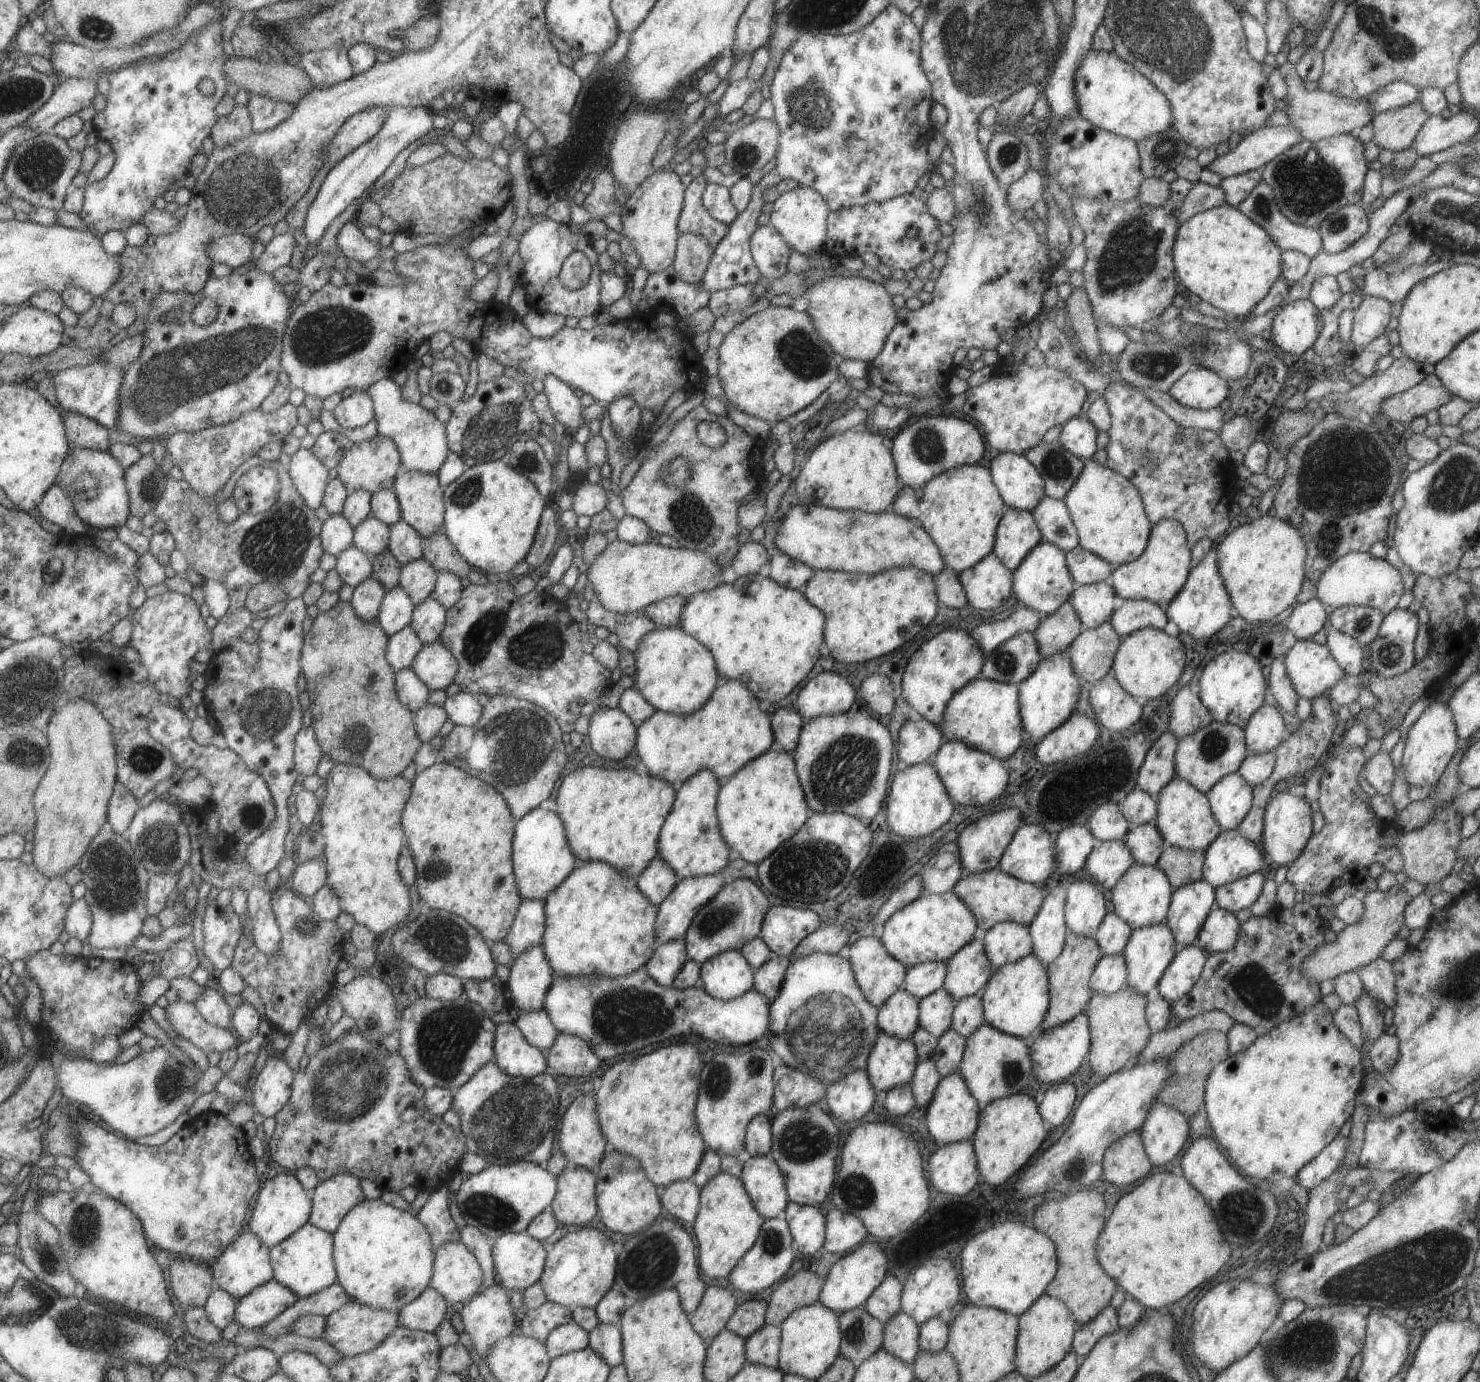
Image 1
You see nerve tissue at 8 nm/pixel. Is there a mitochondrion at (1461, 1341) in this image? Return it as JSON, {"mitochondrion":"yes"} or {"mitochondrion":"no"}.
{"mitochondrion":"no"}

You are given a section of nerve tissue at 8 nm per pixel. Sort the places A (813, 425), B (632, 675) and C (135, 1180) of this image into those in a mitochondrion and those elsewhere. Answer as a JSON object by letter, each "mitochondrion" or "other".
{"A":"other","B":"other","C":"other"}

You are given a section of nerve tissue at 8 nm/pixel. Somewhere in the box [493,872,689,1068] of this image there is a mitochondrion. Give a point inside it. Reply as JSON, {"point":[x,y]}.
{"point":[630,1014]}

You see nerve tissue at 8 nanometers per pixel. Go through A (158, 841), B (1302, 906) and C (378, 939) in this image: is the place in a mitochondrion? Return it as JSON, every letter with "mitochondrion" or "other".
{"A":"mitochondrion","B":"other","C":"other"}

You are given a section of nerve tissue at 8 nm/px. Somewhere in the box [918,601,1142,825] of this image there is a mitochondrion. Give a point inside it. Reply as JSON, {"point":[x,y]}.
{"point":[1005,662]}

